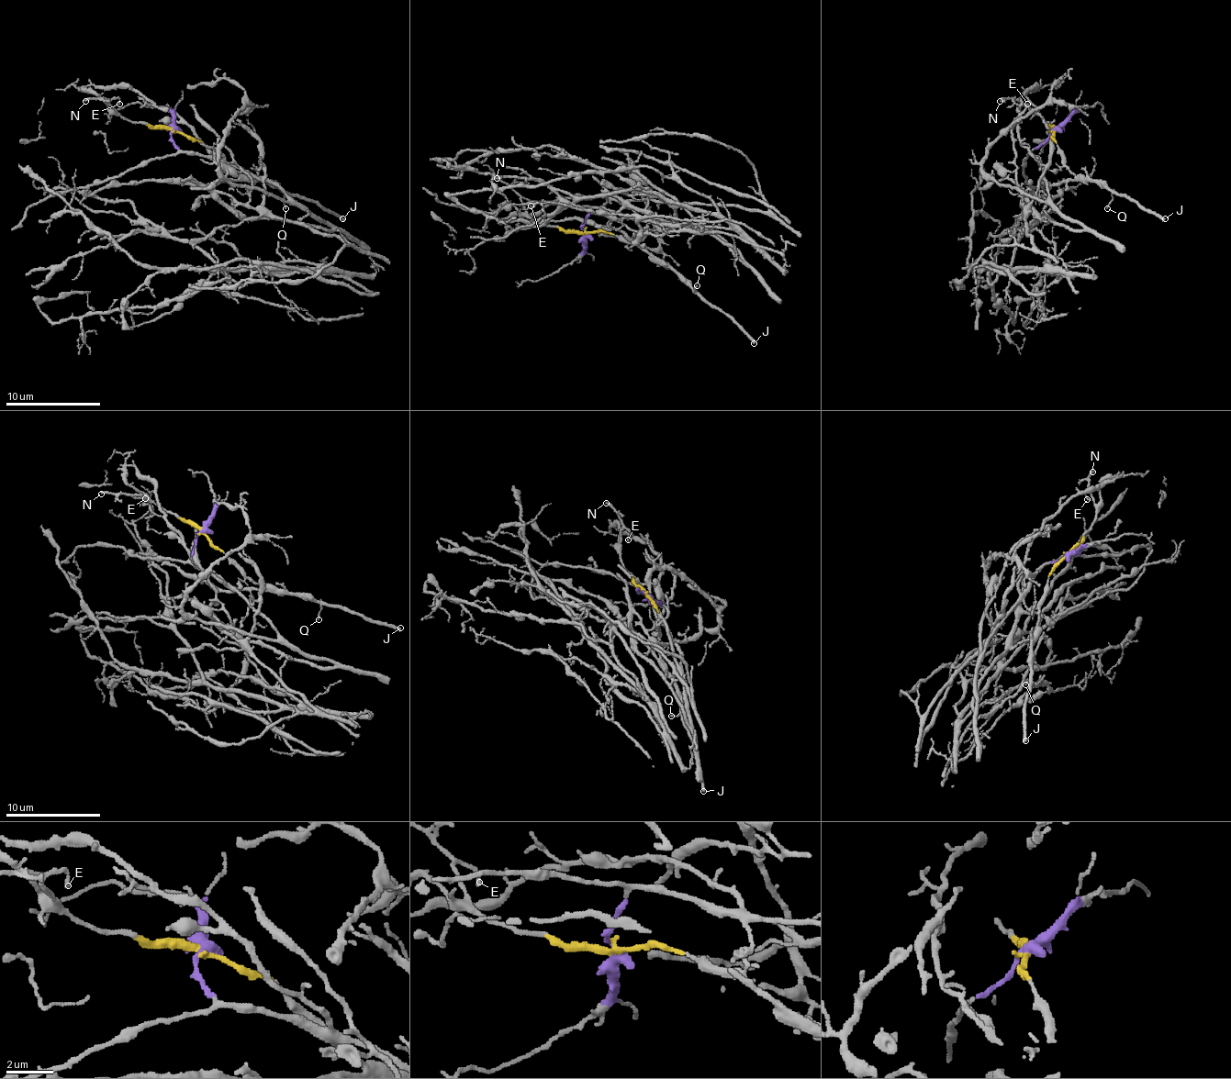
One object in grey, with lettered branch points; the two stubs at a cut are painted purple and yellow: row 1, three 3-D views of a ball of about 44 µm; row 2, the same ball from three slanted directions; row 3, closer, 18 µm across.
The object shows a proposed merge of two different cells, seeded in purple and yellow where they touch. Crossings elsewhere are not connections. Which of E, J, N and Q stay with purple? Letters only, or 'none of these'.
none of these

